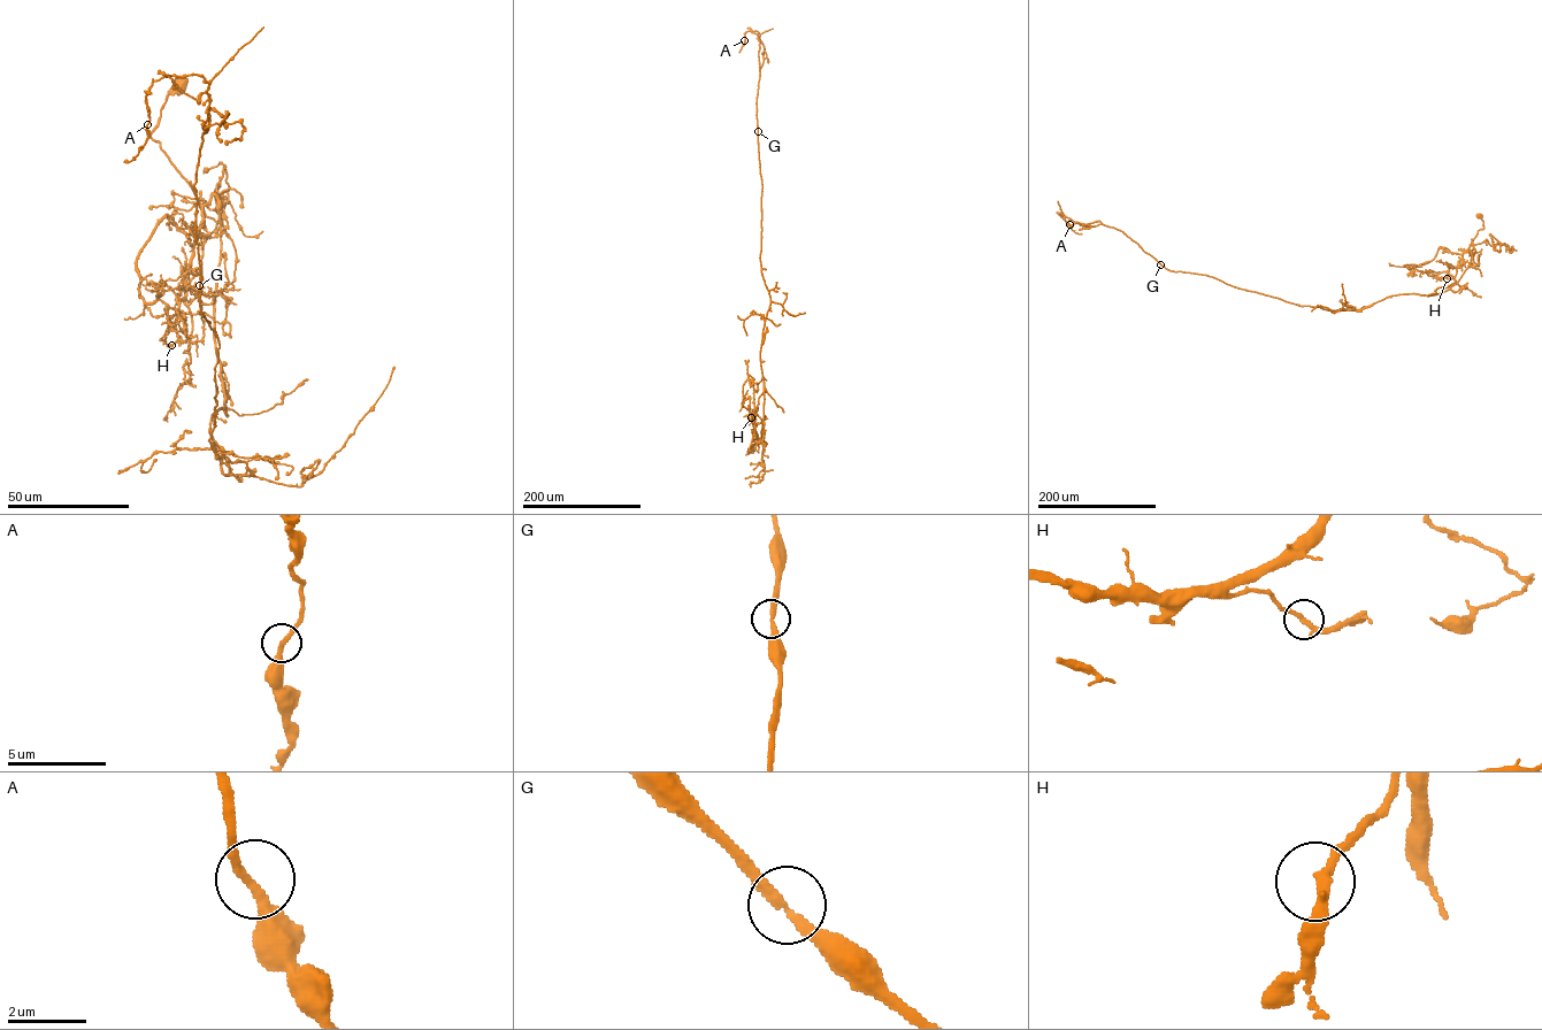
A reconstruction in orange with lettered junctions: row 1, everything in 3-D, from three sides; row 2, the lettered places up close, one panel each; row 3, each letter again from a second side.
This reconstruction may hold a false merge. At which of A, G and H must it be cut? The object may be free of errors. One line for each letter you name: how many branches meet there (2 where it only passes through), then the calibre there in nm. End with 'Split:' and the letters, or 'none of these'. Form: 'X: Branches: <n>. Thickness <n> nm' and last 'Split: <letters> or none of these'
Split: none of these

